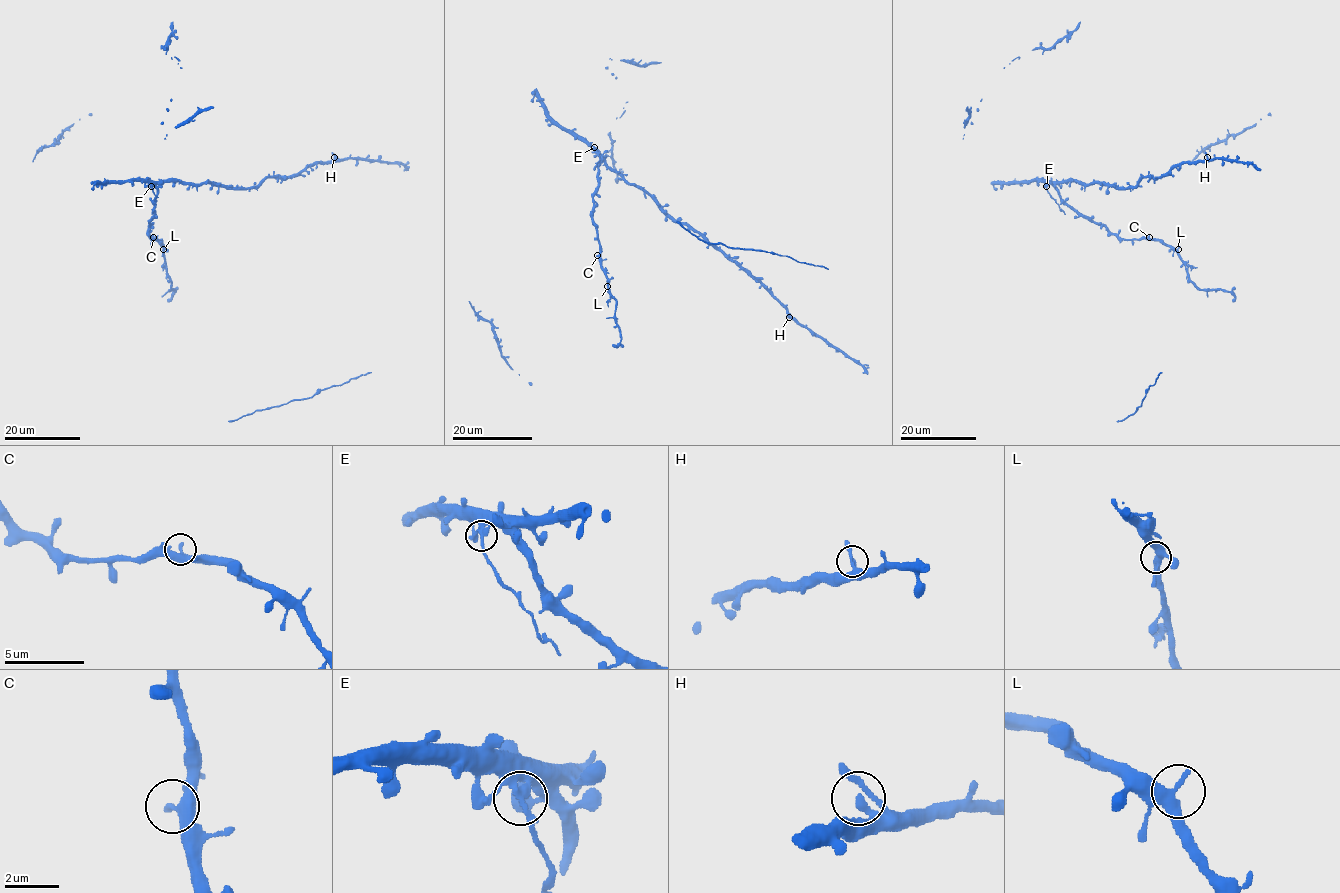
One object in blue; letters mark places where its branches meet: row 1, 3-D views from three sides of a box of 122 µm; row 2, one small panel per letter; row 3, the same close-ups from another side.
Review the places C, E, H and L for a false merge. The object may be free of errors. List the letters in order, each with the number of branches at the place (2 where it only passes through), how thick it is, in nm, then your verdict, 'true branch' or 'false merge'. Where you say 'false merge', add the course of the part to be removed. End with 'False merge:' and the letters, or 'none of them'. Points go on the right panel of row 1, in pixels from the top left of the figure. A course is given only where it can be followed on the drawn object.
C: 2 branches meet; 280 nm thick; true branch
E: 3 branches meet; 240 nm thick; false merge; foreign part runs (1046, 186), (1065, 214)
H: 2 branches meet; 240 nm thick; true branch
L: 3 branches meet; 320 nm thick; true branch
False merge: E

